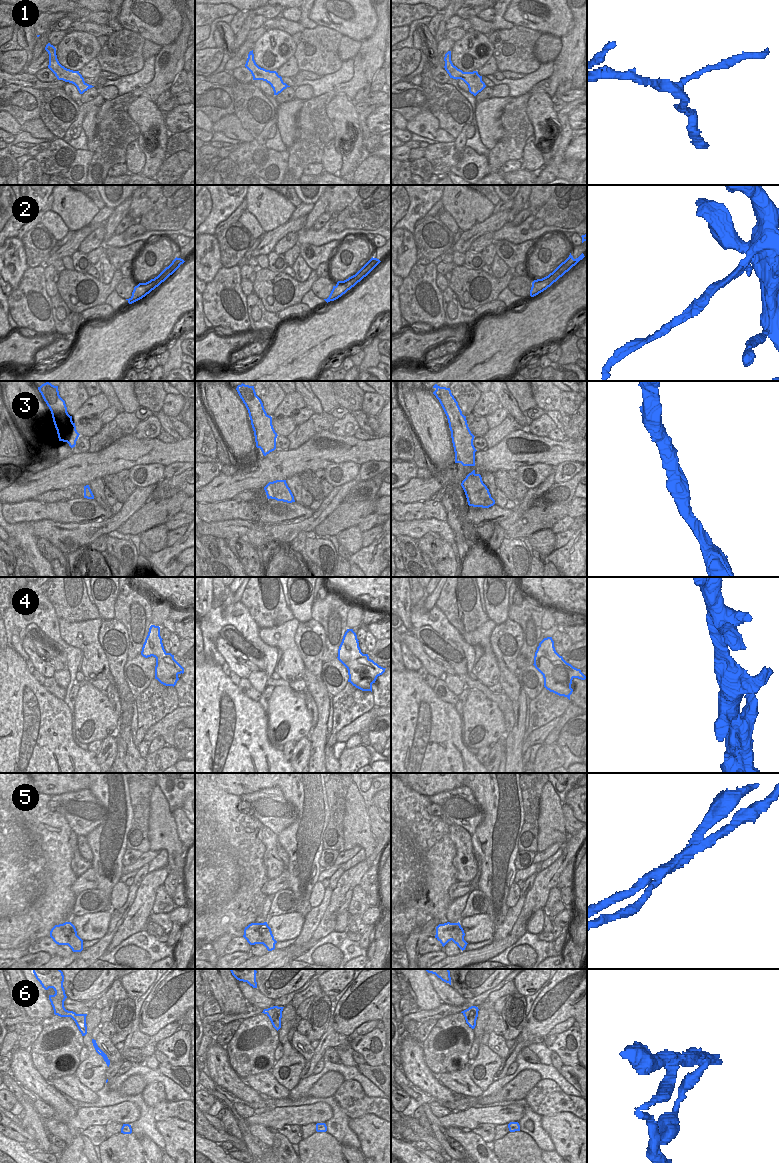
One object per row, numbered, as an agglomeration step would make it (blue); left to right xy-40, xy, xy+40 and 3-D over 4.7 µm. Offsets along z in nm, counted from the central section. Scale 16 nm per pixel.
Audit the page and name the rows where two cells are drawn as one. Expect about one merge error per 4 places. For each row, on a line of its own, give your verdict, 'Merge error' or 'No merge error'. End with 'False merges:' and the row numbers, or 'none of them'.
1: No merge error
2: Merge error
3: No merge error
4: No merge error
5: Merge error
6: Merge error
False merges: 2, 5, 6

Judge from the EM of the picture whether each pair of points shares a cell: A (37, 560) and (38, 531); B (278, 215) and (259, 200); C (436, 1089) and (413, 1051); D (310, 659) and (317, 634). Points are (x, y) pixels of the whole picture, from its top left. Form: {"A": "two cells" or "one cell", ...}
{"A": "two cells", "B": "one cell", "C": "one cell", "D": "one cell"}

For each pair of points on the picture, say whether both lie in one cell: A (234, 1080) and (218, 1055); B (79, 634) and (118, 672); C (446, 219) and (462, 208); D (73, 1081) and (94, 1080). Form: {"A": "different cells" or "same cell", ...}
{"A": "same cell", "B": "different cells", "C": "different cells", "D": "different cells"}

